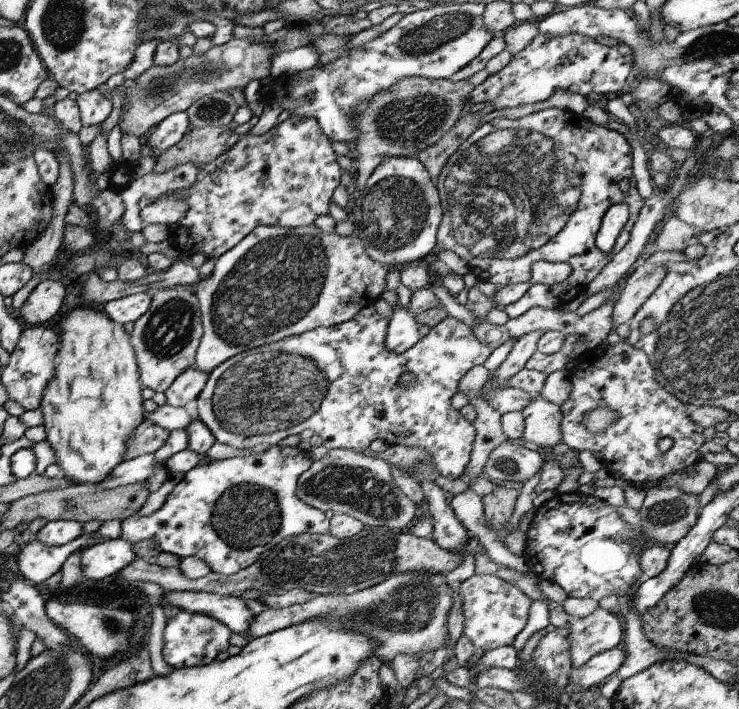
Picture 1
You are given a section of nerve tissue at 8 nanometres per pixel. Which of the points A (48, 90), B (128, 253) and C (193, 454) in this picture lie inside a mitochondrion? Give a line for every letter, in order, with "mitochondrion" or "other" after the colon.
A: other
B: other
C: other

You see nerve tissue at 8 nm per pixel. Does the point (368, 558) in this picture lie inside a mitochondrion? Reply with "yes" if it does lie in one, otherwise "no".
yes

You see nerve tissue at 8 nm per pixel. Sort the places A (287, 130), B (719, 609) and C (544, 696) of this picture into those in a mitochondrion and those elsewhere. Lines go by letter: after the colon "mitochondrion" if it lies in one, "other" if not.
A: other
B: mitochondrion
C: other

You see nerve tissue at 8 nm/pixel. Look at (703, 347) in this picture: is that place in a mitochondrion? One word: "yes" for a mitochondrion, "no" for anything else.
yes

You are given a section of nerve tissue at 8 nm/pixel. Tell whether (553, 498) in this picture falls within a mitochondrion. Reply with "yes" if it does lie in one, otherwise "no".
no

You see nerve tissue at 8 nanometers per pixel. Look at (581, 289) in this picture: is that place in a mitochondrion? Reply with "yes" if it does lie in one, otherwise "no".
no

